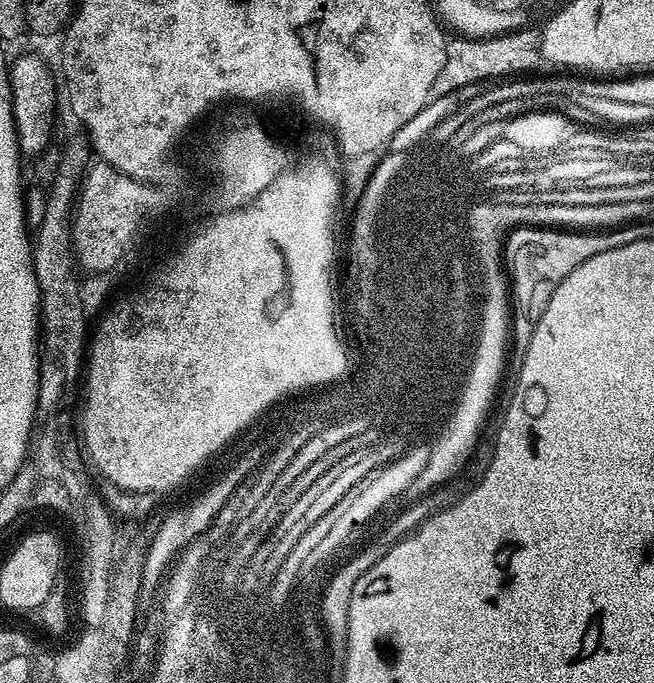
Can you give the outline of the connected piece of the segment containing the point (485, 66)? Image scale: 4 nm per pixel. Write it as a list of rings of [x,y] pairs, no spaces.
[[[524,26],[517,31],[507,32],[501,36],[492,36],[488,39],[449,39],[446,62],[442,66],[442,70],[438,70],[438,78],[434,78],[431,95],[436,98],[444,98],[460,88],[467,89],[469,86],[479,85],[481,82],[531,73],[528,71],[536,63],[541,63],[542,57],[540,55],[541,33],[530,27]]]

